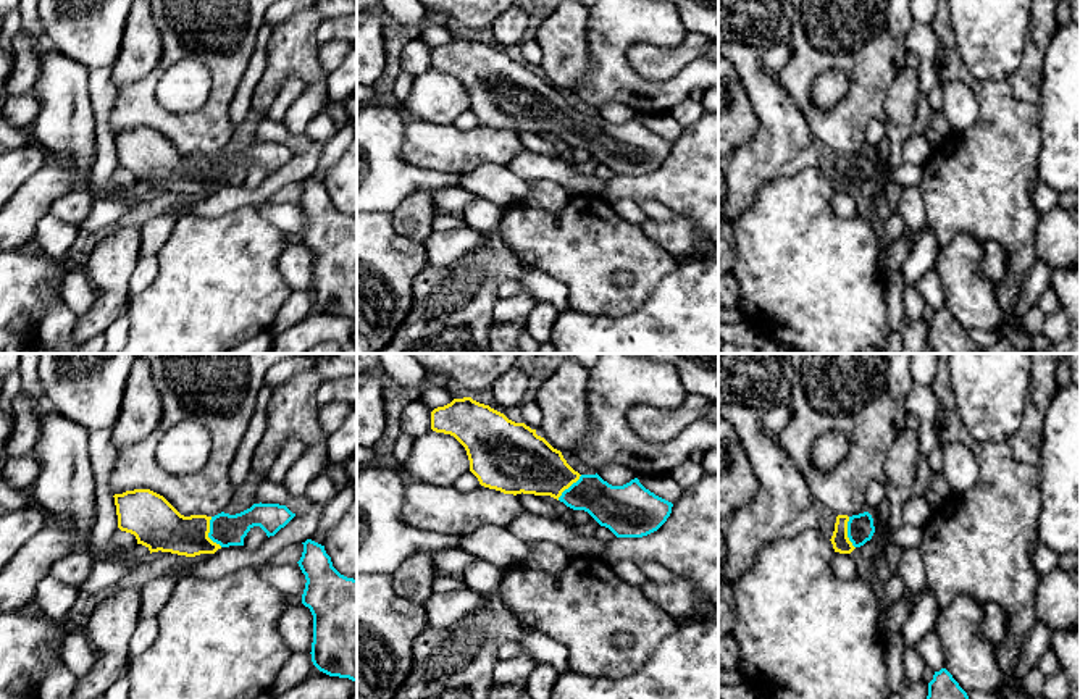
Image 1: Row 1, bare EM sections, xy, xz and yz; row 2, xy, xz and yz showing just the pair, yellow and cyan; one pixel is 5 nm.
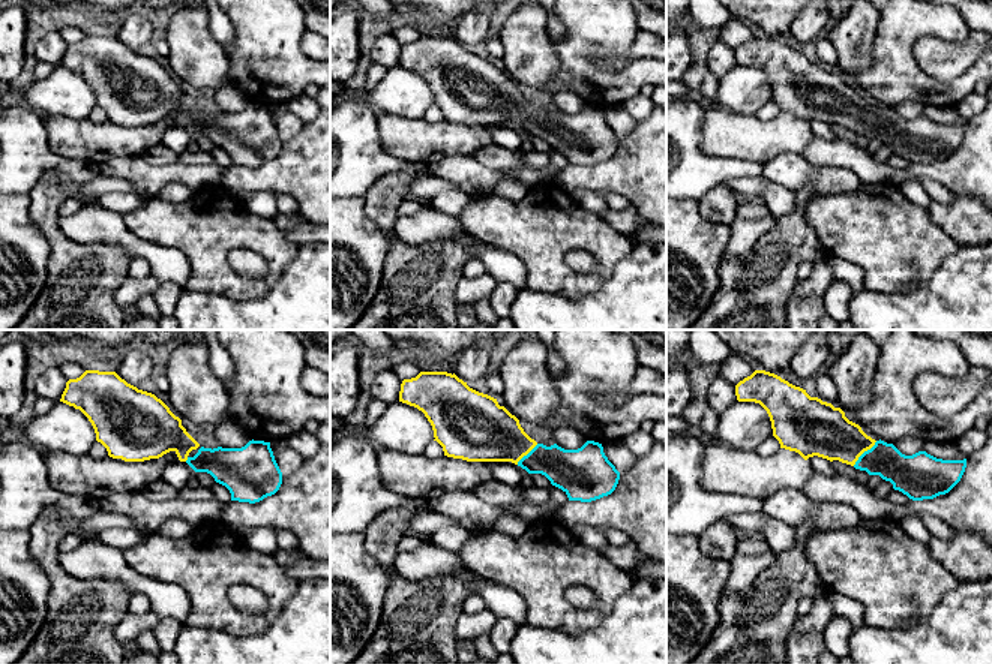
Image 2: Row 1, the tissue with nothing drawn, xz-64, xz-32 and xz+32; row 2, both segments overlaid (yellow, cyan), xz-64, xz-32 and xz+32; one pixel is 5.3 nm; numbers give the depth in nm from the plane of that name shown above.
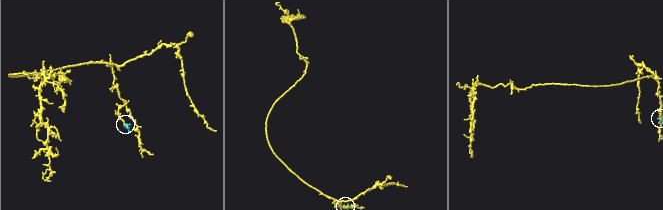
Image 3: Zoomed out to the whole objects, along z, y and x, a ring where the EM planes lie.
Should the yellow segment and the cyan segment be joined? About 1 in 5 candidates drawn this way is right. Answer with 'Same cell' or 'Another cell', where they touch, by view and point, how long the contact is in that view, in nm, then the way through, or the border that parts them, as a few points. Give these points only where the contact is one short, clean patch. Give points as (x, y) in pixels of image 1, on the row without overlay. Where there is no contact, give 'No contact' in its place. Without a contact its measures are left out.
Same cell. Touches yellow at xy (209, 170). Shared border 160 nm. Path across: xy (160, 165), (168, 170), (209, 170), (226, 168)

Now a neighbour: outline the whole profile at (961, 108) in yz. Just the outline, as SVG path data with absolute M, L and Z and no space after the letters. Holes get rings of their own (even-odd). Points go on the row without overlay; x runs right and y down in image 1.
M946 81L943 86L943 111L954 132L964 132L975 126L980 115L980 103L975 94L961 81Z

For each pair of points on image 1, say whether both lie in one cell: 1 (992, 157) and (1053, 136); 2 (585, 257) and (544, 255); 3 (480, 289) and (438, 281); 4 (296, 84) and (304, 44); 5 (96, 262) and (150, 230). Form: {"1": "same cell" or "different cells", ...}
{"1": "different cells", "2": "same cell", "3": "same cell", "4": "different cells", "5": "different cells"}

